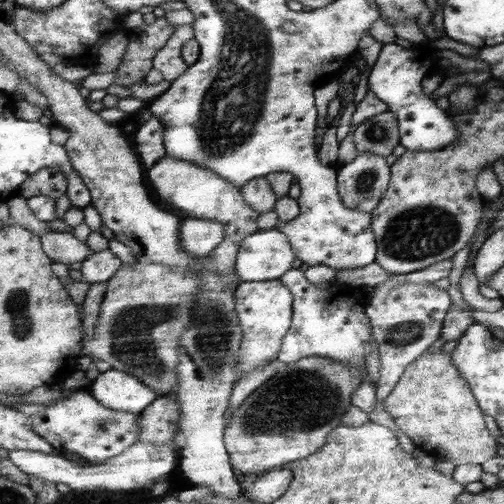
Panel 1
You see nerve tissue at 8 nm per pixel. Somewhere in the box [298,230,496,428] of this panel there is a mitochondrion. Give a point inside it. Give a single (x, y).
(409, 332)

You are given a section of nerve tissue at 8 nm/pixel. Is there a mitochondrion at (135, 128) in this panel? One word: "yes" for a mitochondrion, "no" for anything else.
no

